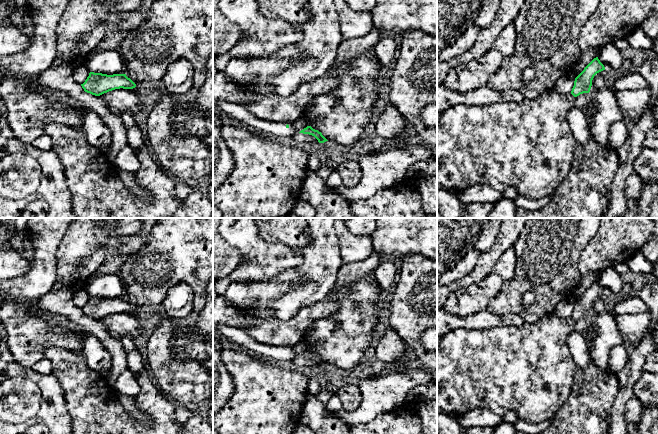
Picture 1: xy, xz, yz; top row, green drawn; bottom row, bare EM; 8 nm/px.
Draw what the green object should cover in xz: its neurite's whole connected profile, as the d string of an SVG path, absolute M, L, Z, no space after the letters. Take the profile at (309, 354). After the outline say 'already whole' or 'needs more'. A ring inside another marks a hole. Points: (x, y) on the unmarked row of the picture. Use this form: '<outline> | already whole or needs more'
M307 350L306 352L304 352L303 354L301 354L299 357L303 357L303 358L309 358L314 360L319 367L324 367L326 365L328 365L321 356L319 356L318 354L313 353L311 350Z | already whole

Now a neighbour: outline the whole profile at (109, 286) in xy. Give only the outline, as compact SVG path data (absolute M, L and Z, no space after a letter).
M118 274L95 275L88 281L85 290L90 296L107 299L126 296L126 286Z

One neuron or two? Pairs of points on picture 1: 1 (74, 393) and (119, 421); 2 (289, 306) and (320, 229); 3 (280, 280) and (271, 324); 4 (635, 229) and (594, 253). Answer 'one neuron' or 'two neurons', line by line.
1: one neuron
2: one neuron
3: one neuron
4: one neuron

